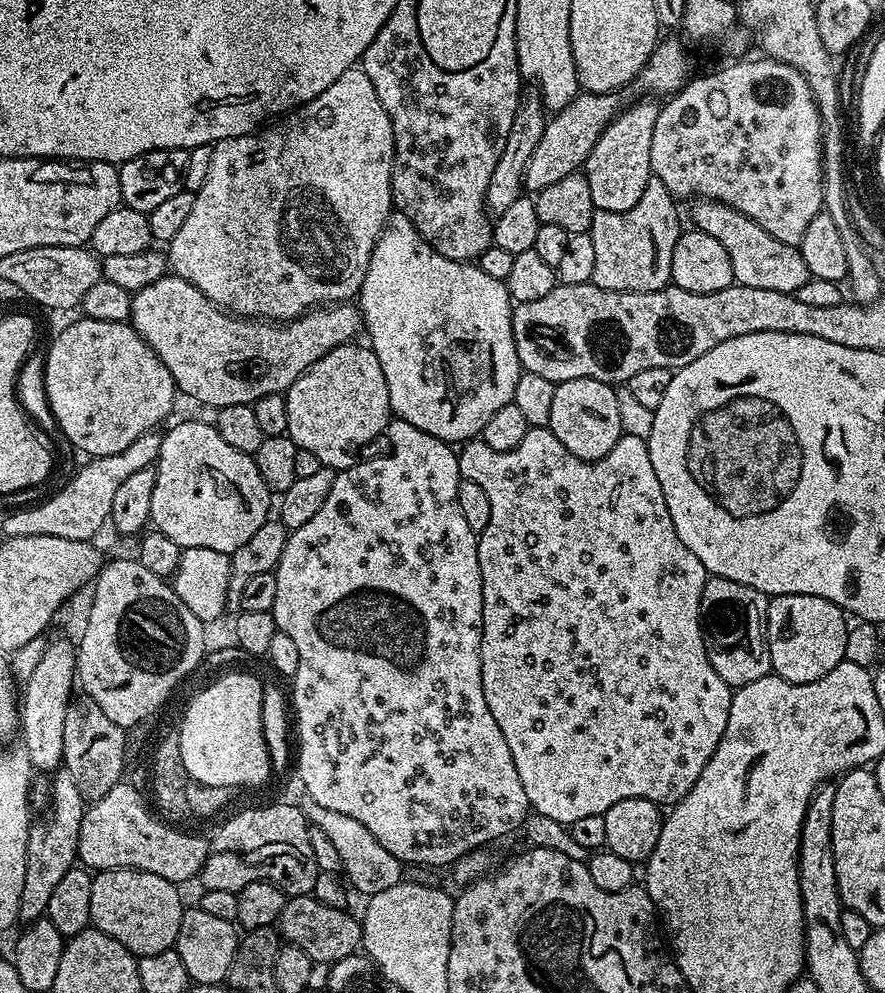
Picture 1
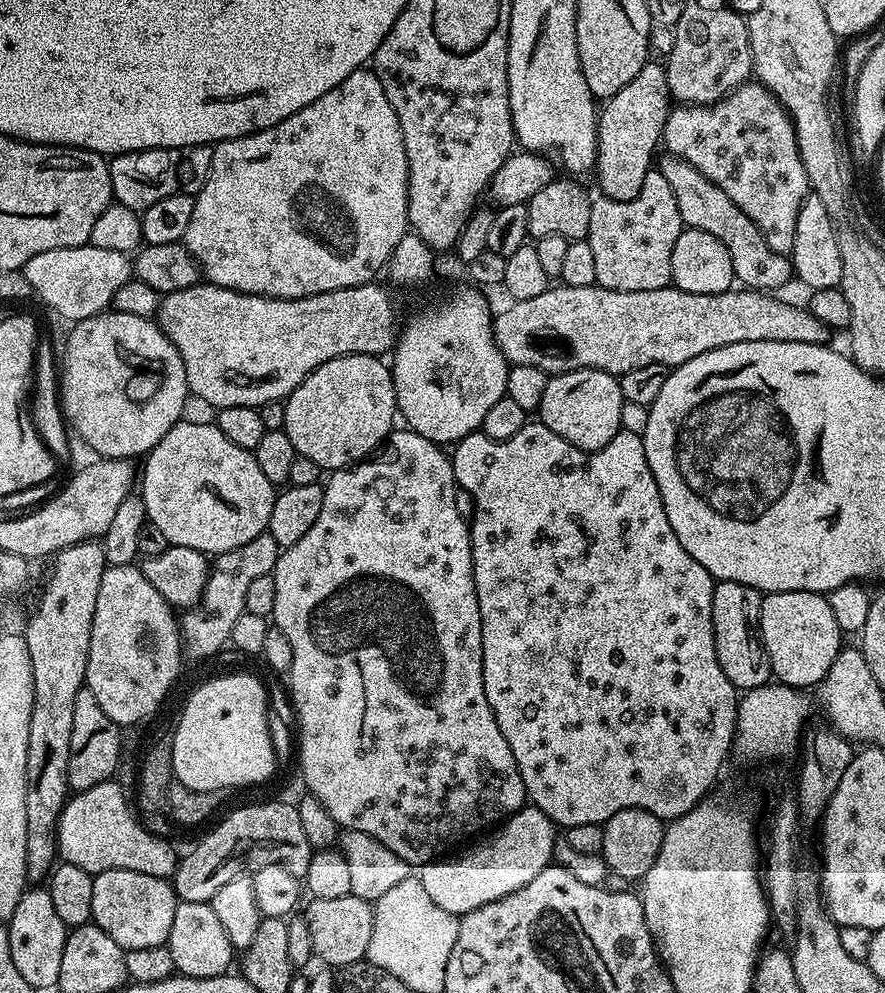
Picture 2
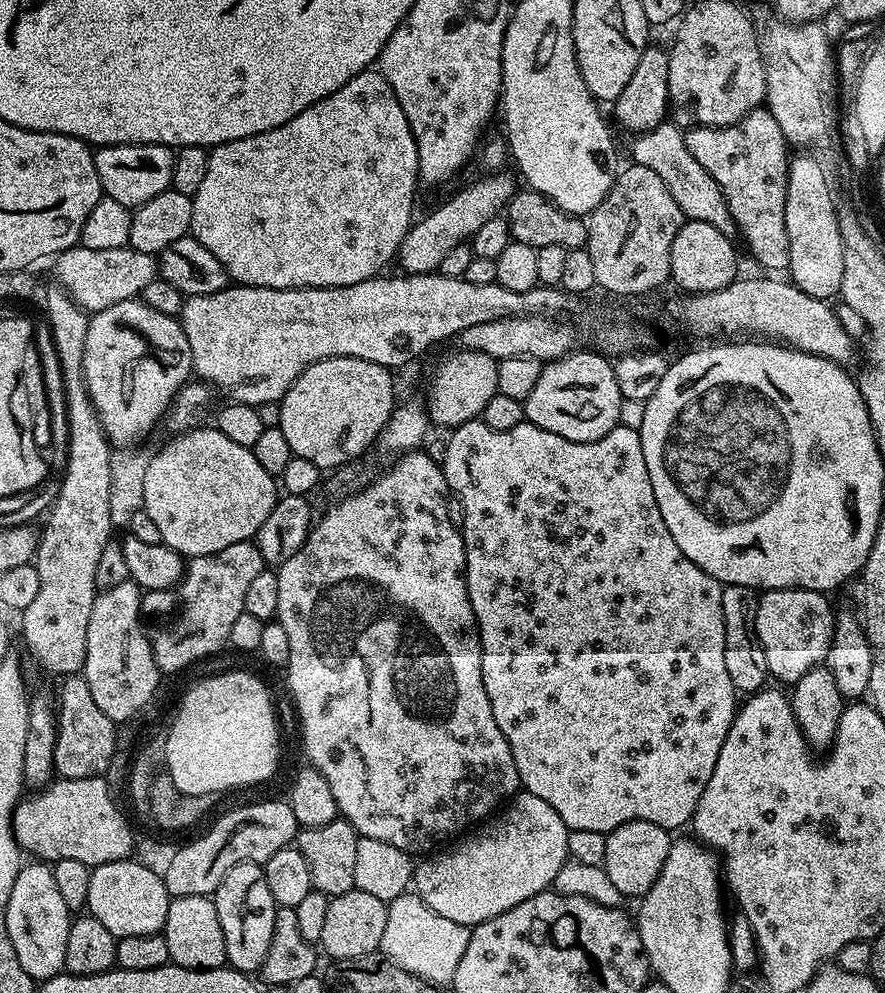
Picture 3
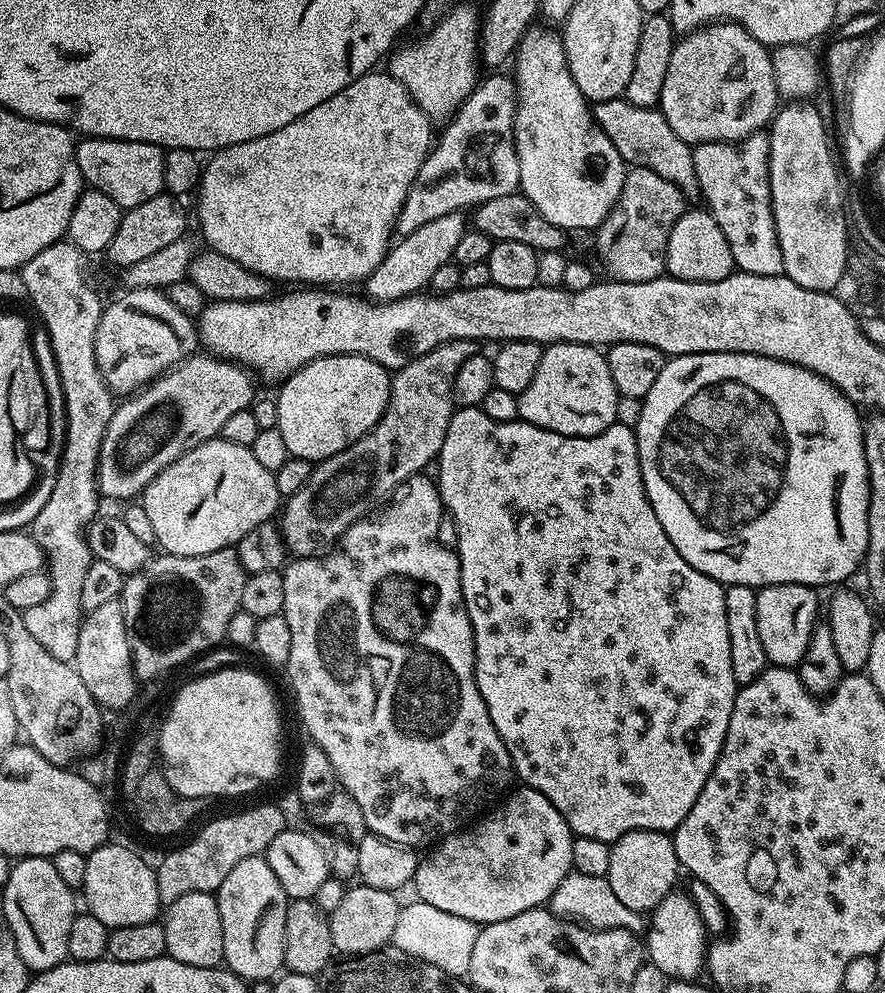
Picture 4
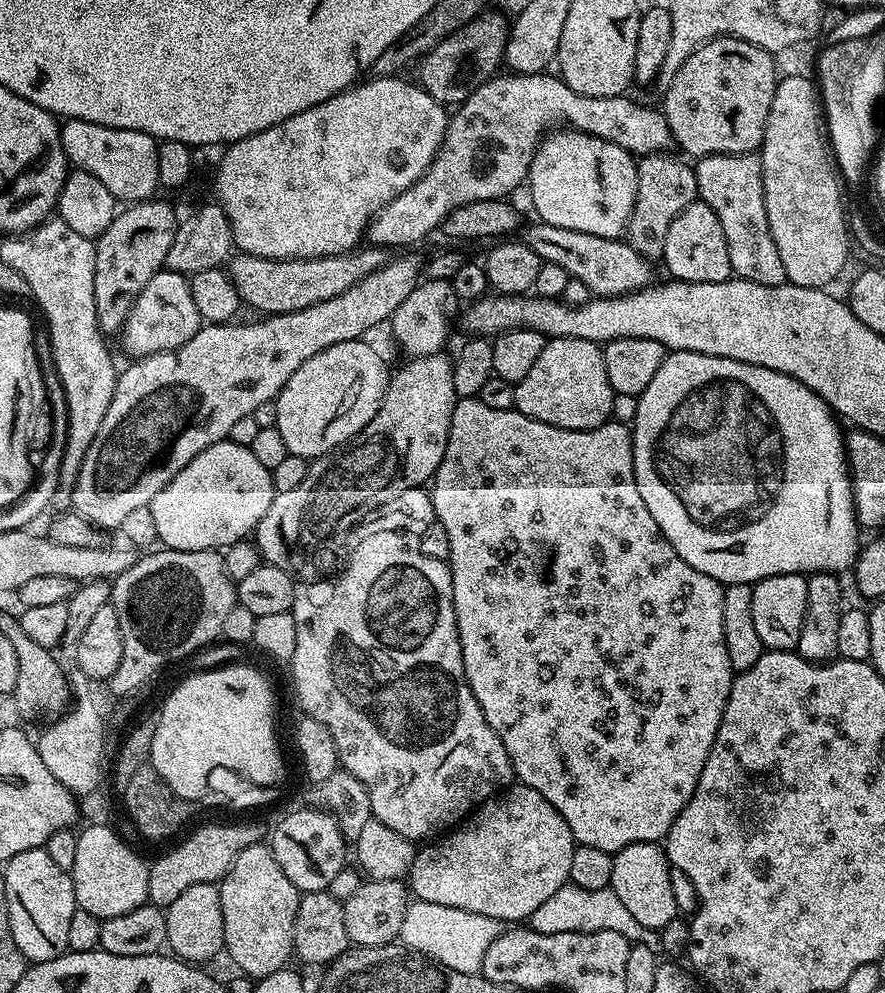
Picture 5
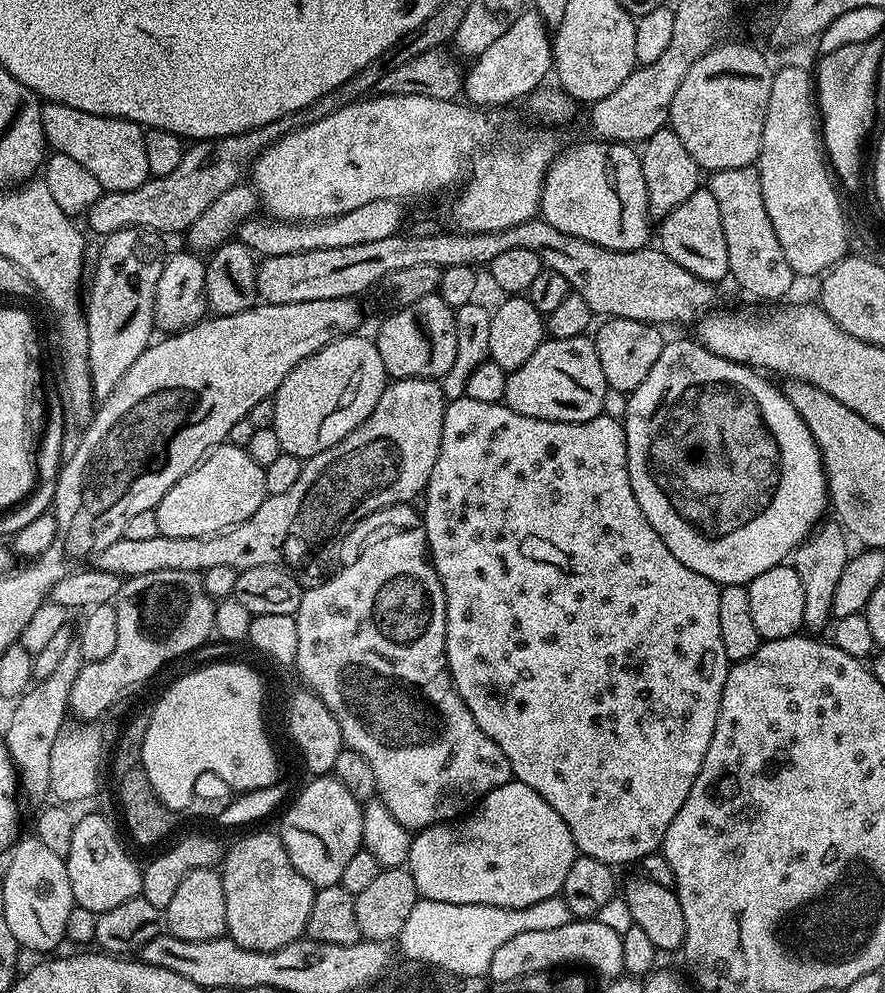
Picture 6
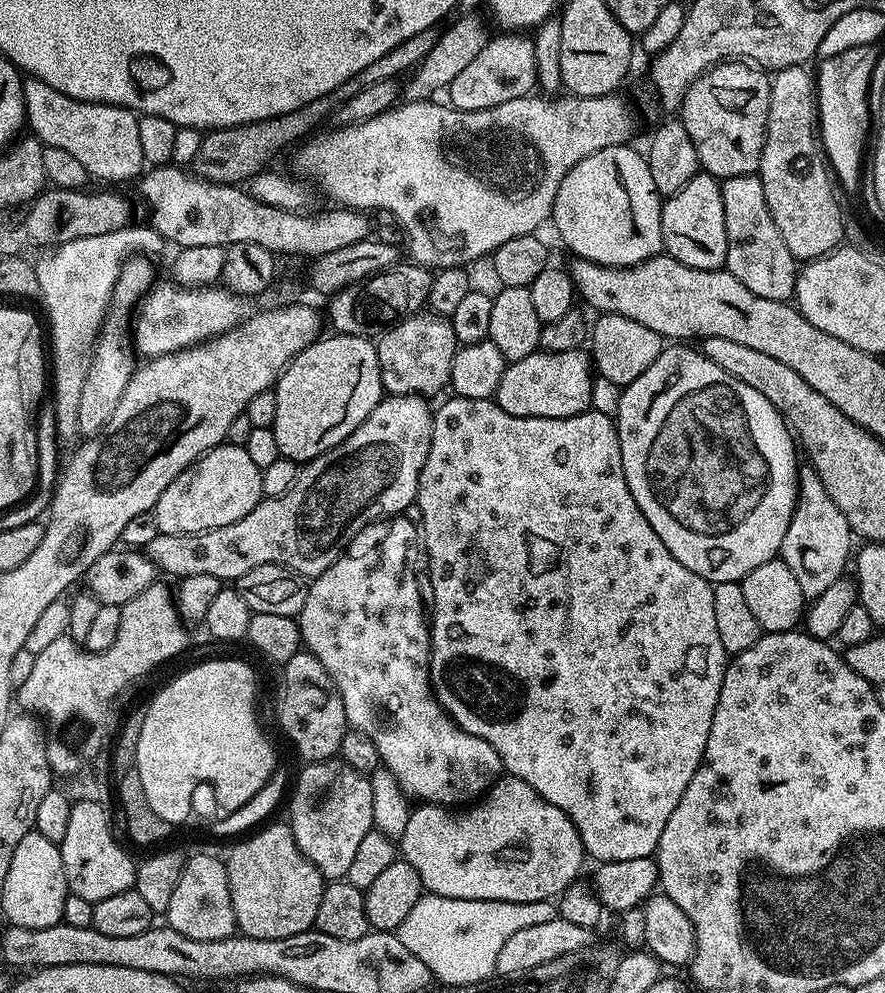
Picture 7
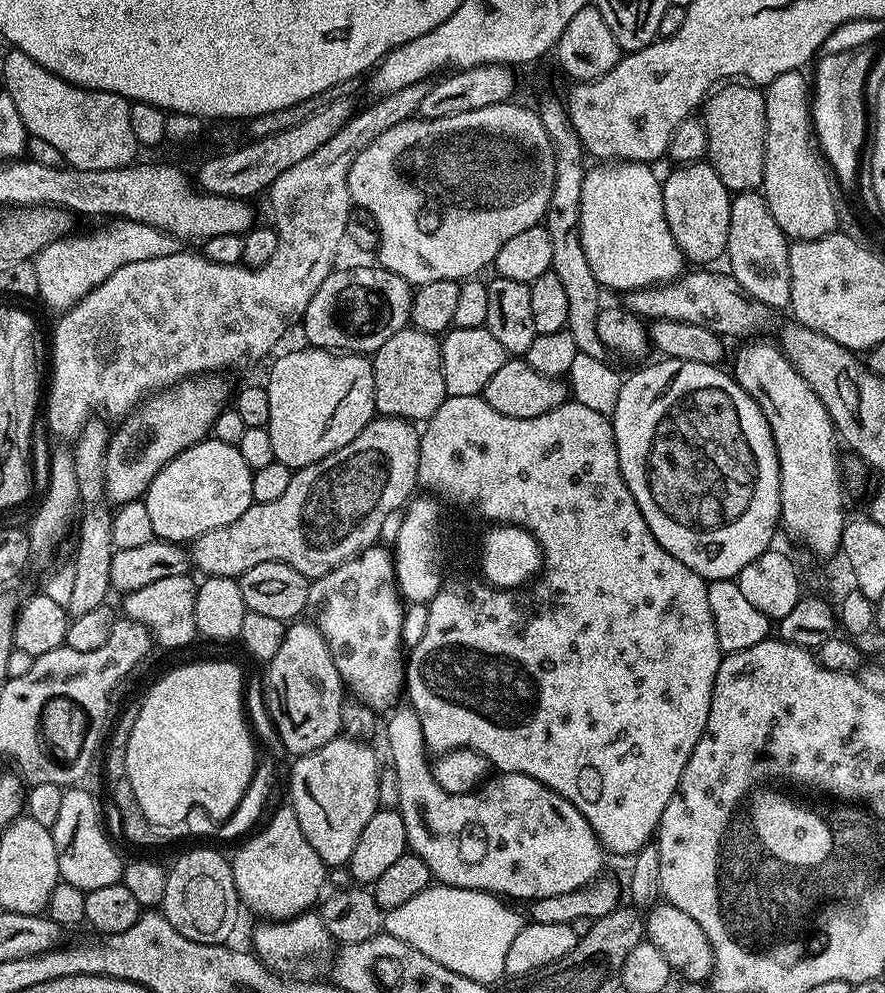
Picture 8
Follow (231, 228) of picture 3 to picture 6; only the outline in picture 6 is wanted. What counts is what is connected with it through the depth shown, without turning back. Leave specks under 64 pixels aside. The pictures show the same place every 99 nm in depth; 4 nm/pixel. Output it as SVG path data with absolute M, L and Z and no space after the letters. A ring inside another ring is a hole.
M379 94L369 95L363 100L355 100L350 106L342 106L342 110L334 110L334 114L326 114L322 122L314 122L305 128L296 128L287 132L278 142L261 152L256 163L252 165L250 183L256 188L259 203L263 211L274 220L291 220L293 222L308 222L313 219L312 204L344 204L340 206L351 206L353 204L365 204L375 200L399 200L407 201L407 196L424 196L427 192L440 192L448 188L464 172L464 167L472 160L472 192L464 192L460 201L456 204L455 227L460 232L489 232L490 230L506 230L510 226L518 226L527 220L537 219L540 211L540 199L542 198L542 186L548 173L548 167L558 155L556 148L555 131L540 126L532 129L519 128L512 121L508 110L477 110L464 102L456 100L439 100L438 98L426 98L418 94L398 94L397 96L381 96Z

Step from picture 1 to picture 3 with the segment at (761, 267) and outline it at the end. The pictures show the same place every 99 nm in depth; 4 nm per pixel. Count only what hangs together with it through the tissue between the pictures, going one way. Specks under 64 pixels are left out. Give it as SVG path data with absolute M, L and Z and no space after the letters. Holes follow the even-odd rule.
M665 122L654 126L650 130L633 135L631 163L638 166L647 166L654 170L662 182L666 182L666 190L670 190L674 202L678 202L678 210L682 210L685 220L706 222L722 230L722 234L735 237L737 235L736 223L732 221L730 206L714 178L702 170L701 164L686 150L684 132L675 123Z

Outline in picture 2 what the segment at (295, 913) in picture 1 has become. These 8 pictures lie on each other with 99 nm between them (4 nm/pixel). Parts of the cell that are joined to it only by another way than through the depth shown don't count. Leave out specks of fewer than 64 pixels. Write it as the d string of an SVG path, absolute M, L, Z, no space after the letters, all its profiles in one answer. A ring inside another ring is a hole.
M353 895L346 898L318 898L307 901L308 909L302 912L310 926L310 942L315 959L325 960L333 969L345 968L347 964L359 964L365 959L370 934L374 929L373 905Z

